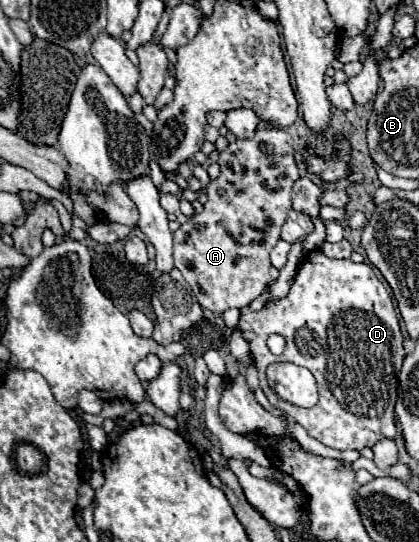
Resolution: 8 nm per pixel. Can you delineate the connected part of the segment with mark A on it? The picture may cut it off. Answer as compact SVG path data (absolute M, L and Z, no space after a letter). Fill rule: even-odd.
M263 128L263 130L257 130L257 132L255 132L255 138L251 138L251 140L235 140L235 142L231 142L231 144L221 152L221 156L219 156L219 160L217 160L217 164L221 166L221 174L219 174L215 180L211 180L211 184L209 184L209 188L207 188L207 202L205 202L205 206L203 206L203 212L197 214L197 216L193 216L187 224L183 224L177 232L173 232L173 244L175 244L175 246L173 246L173 258L175 258L175 268L183 274L185 282L191 286L191 290L193 290L193 294L197 296L199 304L201 304L203 308L215 312L215 314L223 314L223 312L229 310L229 308L245 308L245 306L249 306L255 298L261 296L261 292L265 290L265 284L269 284L269 280L271 280L271 276L269 276L269 266L271 266L271 262L269 262L269 252L271 252L271 248L273 248L273 246L277 244L277 240L279 240L281 224L285 222L287 210L291 208L291 186L293 186L293 182L299 178L299 170L297 170L295 160L293 160L293 148L291 148L289 142L293 142L291 136L289 136L285 130L279 130L279 128Z

